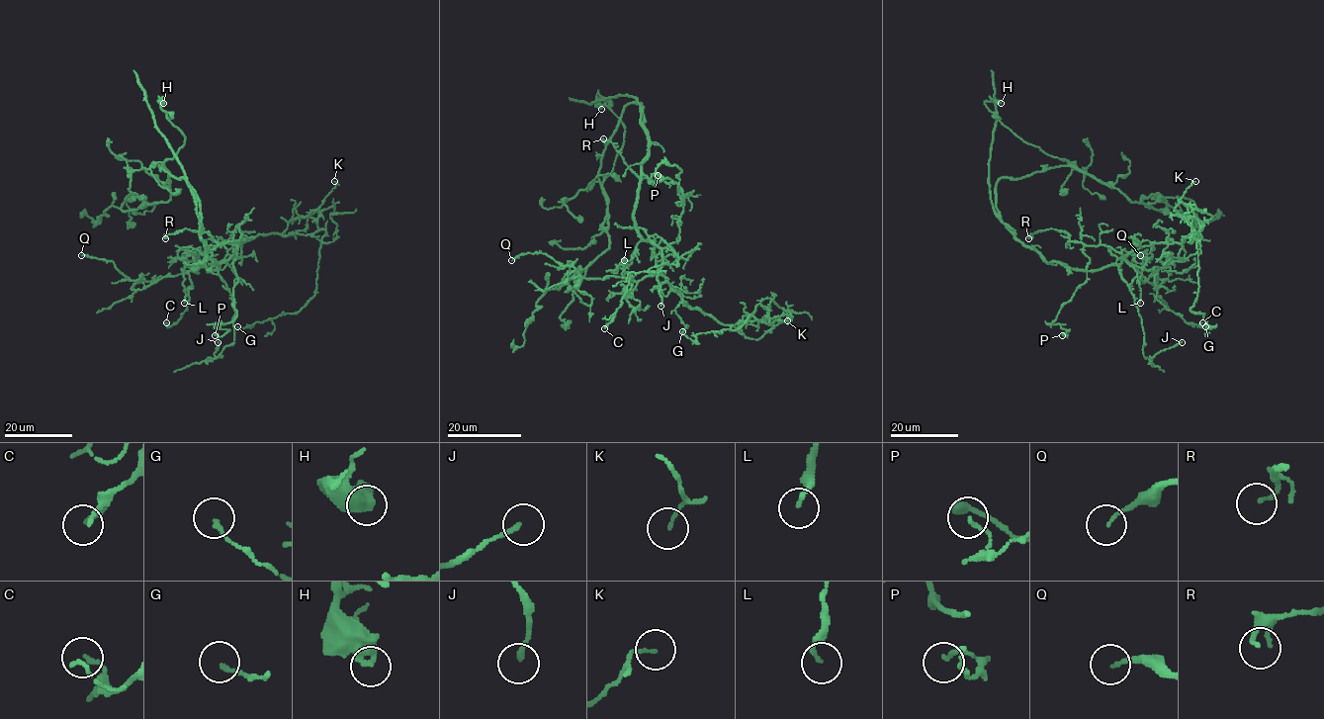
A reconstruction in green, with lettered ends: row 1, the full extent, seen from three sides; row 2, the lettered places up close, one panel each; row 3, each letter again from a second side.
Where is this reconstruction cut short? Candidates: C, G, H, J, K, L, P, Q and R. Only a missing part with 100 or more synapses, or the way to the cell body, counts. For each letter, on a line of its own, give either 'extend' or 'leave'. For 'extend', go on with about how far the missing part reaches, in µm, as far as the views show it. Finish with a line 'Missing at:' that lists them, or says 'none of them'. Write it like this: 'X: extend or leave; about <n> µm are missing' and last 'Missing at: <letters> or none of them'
C: leave
G: leave
H: leave
J: leave
K: leave
L: leave
P: leave
Q: leave
R: leave
Missing at: none of them

